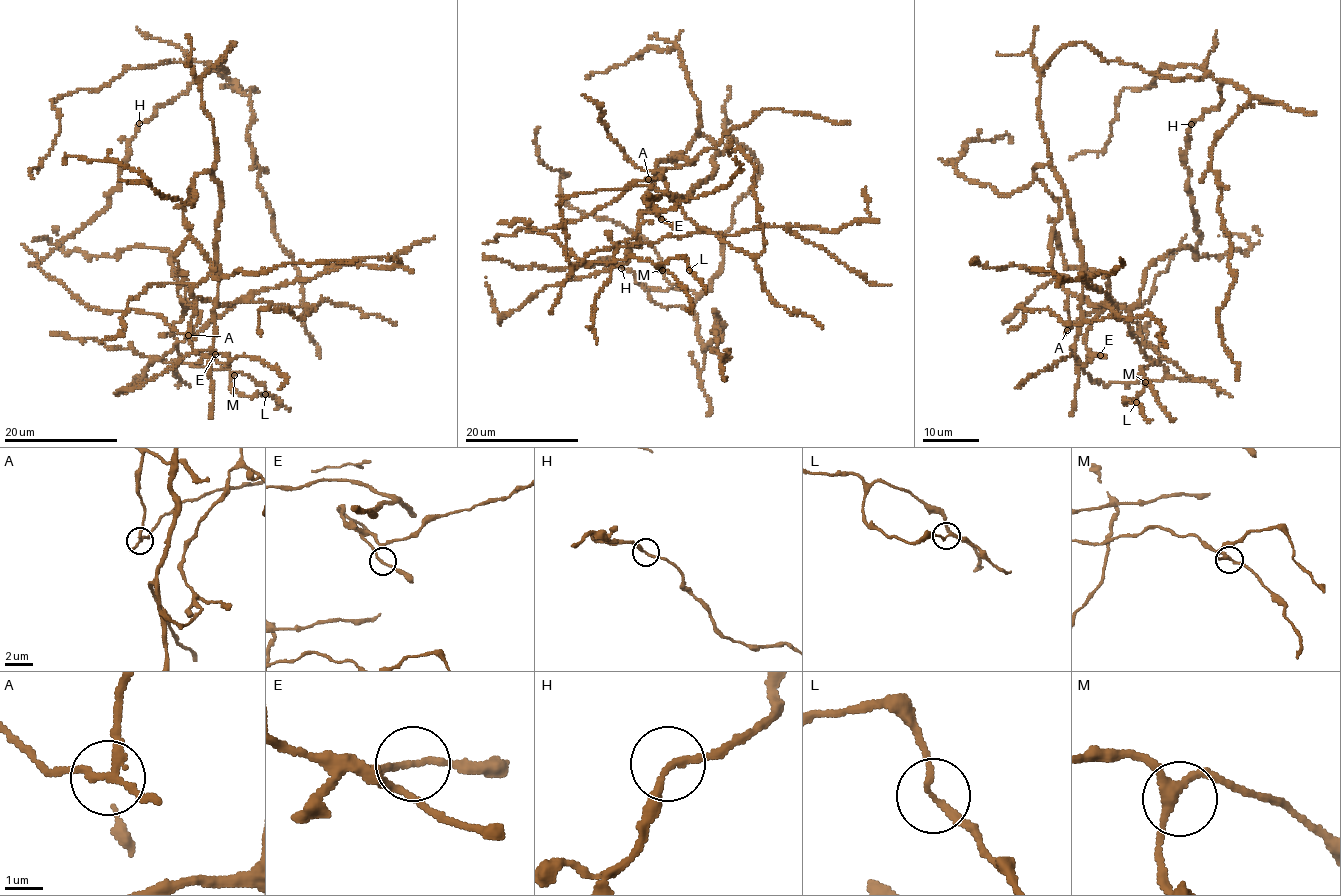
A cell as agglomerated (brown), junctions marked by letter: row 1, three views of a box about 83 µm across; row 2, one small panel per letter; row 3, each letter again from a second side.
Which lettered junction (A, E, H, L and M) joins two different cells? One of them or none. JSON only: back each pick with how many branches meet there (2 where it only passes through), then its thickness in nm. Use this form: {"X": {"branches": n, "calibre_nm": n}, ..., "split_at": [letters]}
{"A": {"branches": 3, "calibre_nm": 160}, "split_at": ["A"]}

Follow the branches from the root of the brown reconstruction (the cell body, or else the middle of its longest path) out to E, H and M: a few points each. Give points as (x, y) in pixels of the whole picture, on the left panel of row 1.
E: (219, 181), (213, 170), (193, 180), (190, 237), (175, 256), (178, 295), (199, 316), (192, 348), (215, 354)
H: (219, 181), (214, 124), (200, 77), (235, 43), (220, 59), (226, 71), (210, 65), (139, 123)
M: (219, 181), (212, 346), (187, 354), (160, 374), (120, 392), (138, 383), (152, 358), (225, 369), (234, 375)

